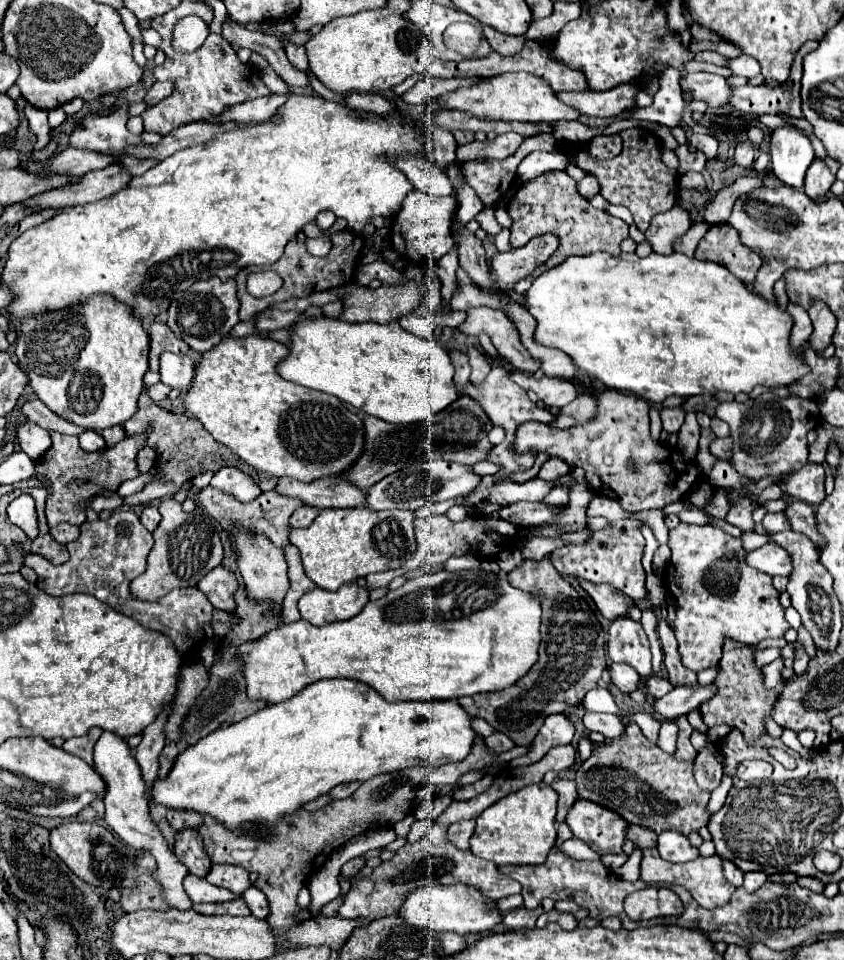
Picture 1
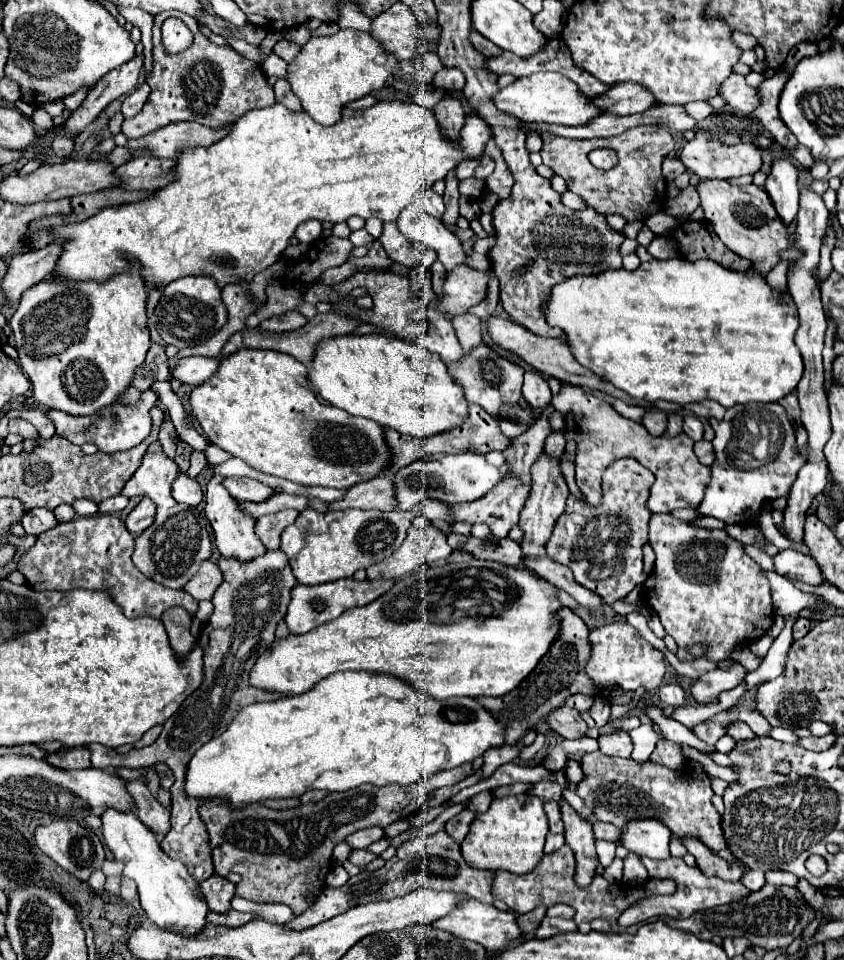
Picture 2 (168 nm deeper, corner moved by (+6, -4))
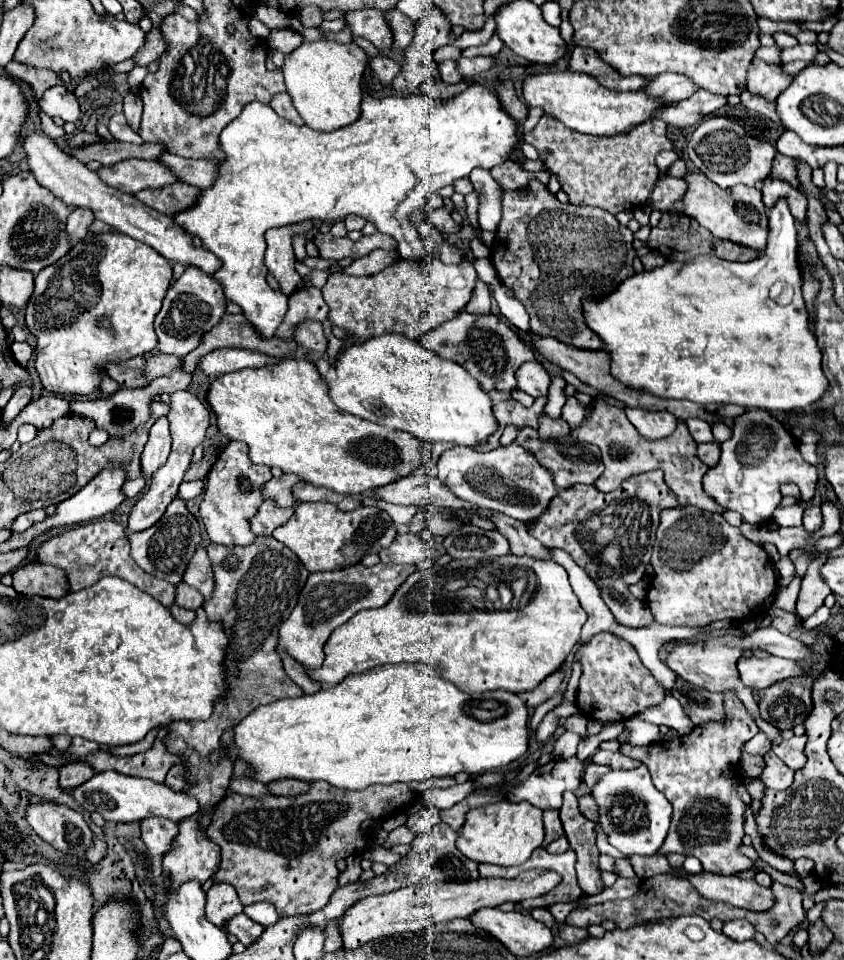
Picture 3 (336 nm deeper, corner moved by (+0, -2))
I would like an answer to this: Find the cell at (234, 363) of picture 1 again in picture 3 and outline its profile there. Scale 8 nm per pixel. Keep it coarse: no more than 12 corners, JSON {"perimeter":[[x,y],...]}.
{"perimeter":[[308,360],[212,380],[250,460],[362,494],[430,460],[338,410]]}

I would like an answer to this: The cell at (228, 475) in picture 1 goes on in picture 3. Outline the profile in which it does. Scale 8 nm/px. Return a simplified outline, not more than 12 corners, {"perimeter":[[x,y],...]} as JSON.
{"perimeter":[[284,474],[272,478],[264,488],[264,498],[274,498],[278,506],[294,508],[294,484],[300,476]]}

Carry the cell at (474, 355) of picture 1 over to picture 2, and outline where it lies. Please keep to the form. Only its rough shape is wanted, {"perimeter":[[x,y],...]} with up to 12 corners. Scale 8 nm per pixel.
{"perimeter":[[454,316],[452,326],[464,354],[480,342],[480,318]]}

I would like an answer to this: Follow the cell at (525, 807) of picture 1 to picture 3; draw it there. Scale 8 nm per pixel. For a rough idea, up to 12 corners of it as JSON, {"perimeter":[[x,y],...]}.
{"perimeter":[[508,800],[472,808],[456,848],[516,866],[544,840],[542,810]]}

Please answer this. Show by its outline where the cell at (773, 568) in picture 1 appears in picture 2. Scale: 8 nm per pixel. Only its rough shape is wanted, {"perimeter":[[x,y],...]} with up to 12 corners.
{"perimeter":[[796,550],[774,556],[774,572],[790,582],[824,584],[812,556]]}

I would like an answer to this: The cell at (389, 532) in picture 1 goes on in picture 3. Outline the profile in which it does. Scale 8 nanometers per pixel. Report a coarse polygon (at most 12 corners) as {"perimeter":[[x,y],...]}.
{"perimeter":[[298,504],[272,536],[308,572],[358,564],[396,538],[376,506]]}

